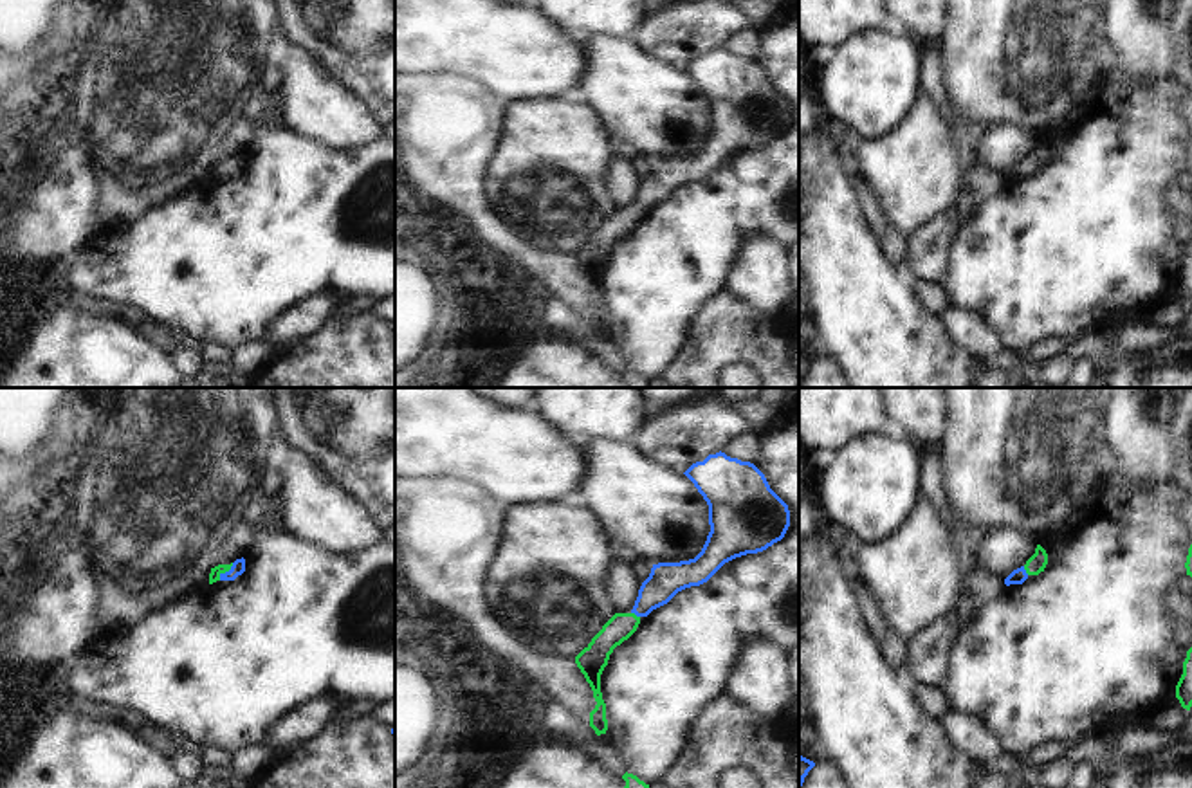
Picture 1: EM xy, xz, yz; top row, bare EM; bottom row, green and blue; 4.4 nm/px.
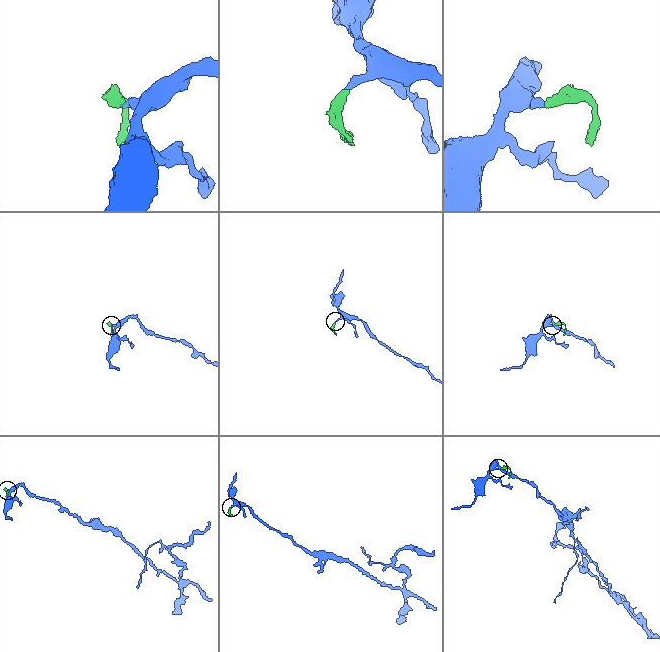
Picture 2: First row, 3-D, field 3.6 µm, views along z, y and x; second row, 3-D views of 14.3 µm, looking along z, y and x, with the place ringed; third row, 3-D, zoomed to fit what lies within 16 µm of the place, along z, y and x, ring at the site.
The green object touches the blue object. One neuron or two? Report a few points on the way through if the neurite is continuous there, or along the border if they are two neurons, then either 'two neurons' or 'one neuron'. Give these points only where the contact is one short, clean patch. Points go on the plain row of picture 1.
across xy (215, 168), (226, 166), (238, 163) | one neuron

